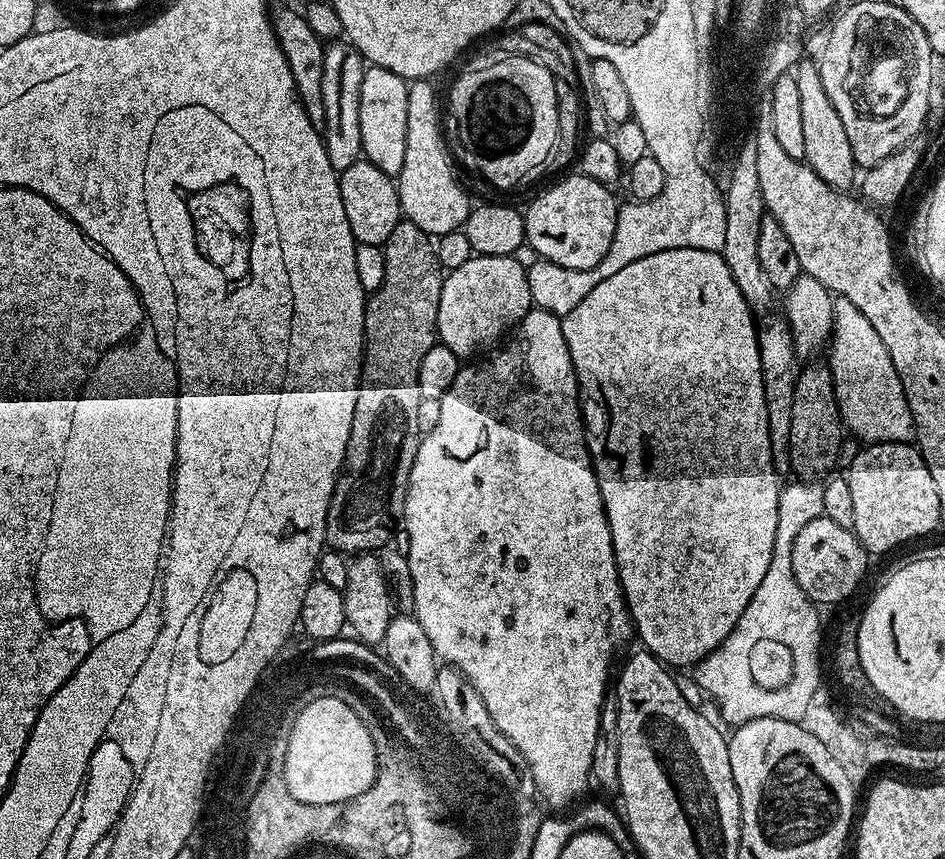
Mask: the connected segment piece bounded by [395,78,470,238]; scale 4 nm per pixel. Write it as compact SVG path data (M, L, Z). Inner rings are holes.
M431 79L411 81L406 94L406 162L395 177L403 219L428 236L439 238L463 229L470 211L468 196L456 181L448 144L440 129L440 108L436 105L436 88Z

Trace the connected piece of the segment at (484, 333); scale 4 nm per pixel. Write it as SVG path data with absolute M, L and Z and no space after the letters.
M473 255L445 277L439 300L437 335L456 356L470 356L505 334L533 307L527 267L513 256Z

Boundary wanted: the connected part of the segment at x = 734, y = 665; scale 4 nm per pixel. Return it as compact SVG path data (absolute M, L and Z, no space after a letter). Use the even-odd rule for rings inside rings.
M761 590L750 598L750 606L742 610L742 618L715 650L695 665L696 684L716 699L720 716L731 726L739 726L754 718L782 718L803 721L820 680L820 616L817 605L799 590L768 592Z

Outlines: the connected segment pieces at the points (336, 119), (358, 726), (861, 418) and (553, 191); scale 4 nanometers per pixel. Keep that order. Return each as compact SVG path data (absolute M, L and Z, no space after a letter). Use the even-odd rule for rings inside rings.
M332 42L324 49L322 100L326 102L326 118L322 135L330 166L338 174L344 172L346 166L354 166L354 162L362 156L362 126L358 126L358 102L362 98L365 67L364 57L347 42Z
M336 697L310 702L293 724L286 749L285 778L298 802L343 805L375 781L376 754L367 726Z
M836 296L832 303L833 332L828 365L832 372L836 399L845 427L865 443L907 442L915 437L913 418L901 379L890 359L889 350L871 326L870 320L848 298Z
M573 174L565 180L557 182L553 188L545 190L541 196L536 196L532 200L529 208L523 209L524 213L524 239L527 247L536 251L535 255L542 260L549 260L563 268L570 270L590 270L606 258L606 250L610 250L610 242L614 238L616 229L616 214L618 203L611 196L609 185L599 184L590 178Z

